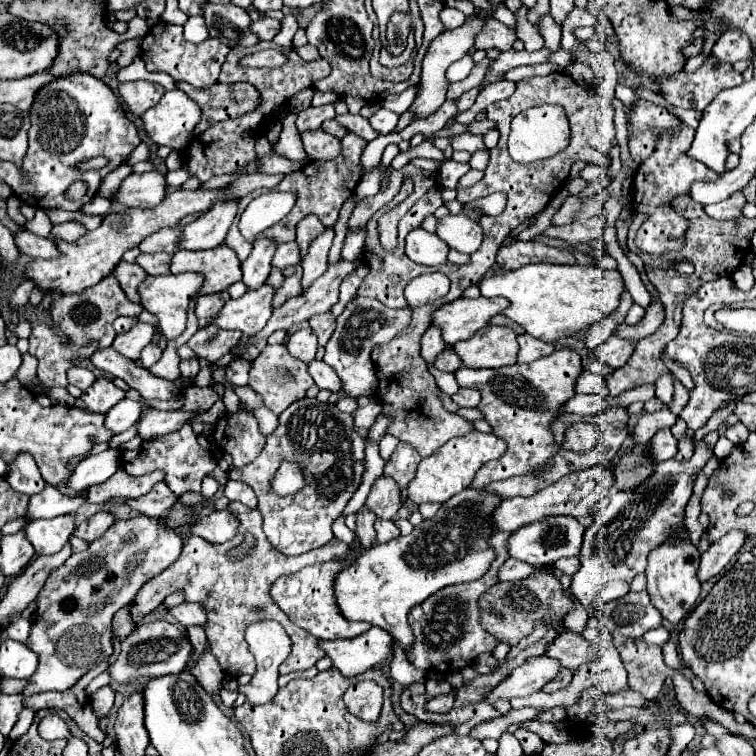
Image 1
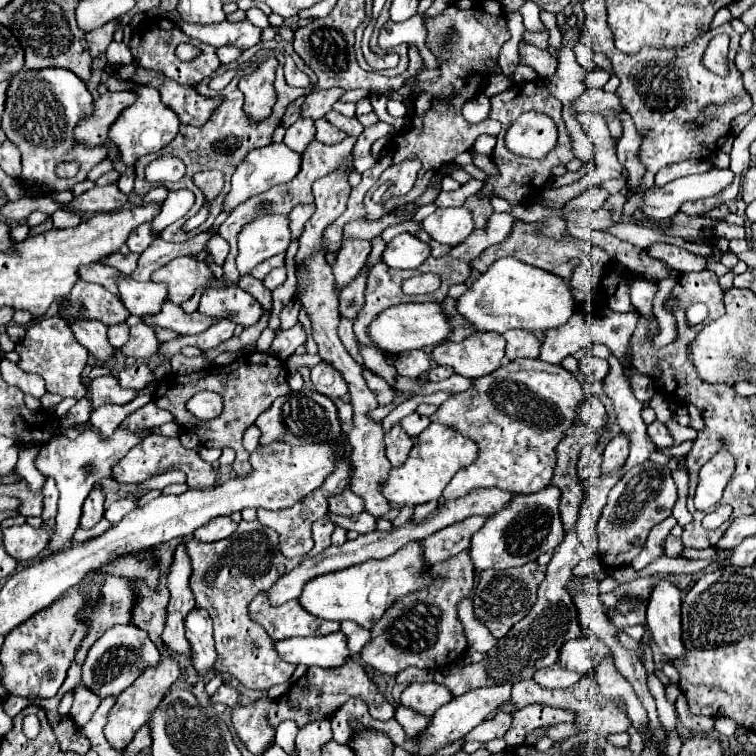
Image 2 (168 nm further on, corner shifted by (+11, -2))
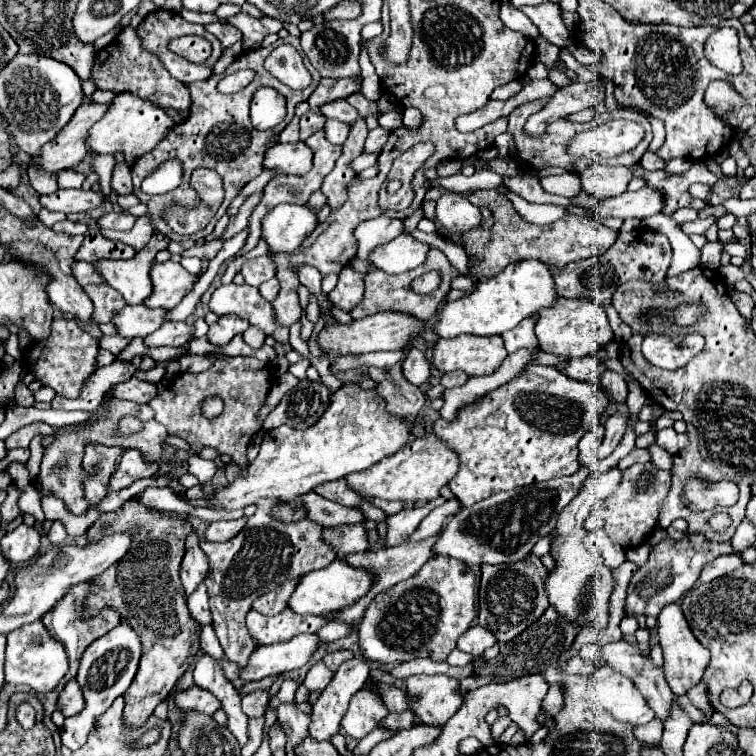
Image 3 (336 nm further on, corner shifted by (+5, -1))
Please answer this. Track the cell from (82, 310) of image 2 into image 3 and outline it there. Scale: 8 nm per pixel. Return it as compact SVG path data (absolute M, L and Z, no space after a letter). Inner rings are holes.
M98 284L98 286L86 286L84 292L88 294L88 298L94 304L94 322L110 322L110 316L114 312L118 312L118 308L124 308L126 302L122 300L122 296L110 288L108 284Z

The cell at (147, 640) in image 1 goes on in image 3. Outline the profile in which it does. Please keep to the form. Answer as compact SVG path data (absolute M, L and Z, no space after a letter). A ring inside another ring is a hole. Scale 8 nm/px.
M122 622L116 628L112 628L108 634L104 634L98 640L94 640L86 648L86 652L82 654L82 660L80 660L78 676L76 676L86 704L84 704L84 710L80 714L76 714L72 718L66 718L64 728L60 729L60 736L64 746L75 750L86 743L96 718L110 708L114 698L118 698L120 694L124 694L128 690L130 682L134 680L134 676L138 672L140 654L142 654L140 638L138 638L138 634L126 622Z

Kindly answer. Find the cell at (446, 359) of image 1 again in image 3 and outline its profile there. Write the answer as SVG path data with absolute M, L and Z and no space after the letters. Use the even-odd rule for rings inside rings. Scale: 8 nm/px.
M448 372L442 376L442 386L456 388L456 386L462 386L466 380L468 380L468 376L464 372Z

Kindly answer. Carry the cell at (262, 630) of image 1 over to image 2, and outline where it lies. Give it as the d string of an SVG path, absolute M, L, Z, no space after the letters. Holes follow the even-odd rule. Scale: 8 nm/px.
M223 683L216 693L210 698L212 705L216 703L223 703L228 707L236 707L240 703L240 691L230 684Z

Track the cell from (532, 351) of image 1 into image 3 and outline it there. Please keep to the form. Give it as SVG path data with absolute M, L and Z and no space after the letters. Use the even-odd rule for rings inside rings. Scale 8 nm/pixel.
M524 318L518 328L504 332L502 340L508 352L516 352L518 348L536 348L538 340L534 336L534 318Z

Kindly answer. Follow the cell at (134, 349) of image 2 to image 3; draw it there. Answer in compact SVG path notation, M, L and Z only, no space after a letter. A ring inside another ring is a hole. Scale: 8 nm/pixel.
M164 322L156 332L144 338L146 346L184 346L192 340L192 324L188 322Z

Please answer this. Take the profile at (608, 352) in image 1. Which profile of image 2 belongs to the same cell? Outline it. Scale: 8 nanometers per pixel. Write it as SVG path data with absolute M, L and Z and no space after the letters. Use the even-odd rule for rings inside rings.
M584 355L584 357L580 357L580 373L582 375L586 375L588 379L592 379L592 381L602 381L606 375L608 375L608 371L610 371L610 365L608 365L608 361L606 359L598 359L598 357L594 357L594 355Z

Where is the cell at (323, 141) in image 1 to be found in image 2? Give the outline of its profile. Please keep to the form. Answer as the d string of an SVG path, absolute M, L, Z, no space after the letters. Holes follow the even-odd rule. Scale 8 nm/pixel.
M298 119L294 125L290 125L286 129L286 137L284 143L294 149L296 153L304 153L308 149L308 145L314 141L316 129L314 129L314 121L308 119Z

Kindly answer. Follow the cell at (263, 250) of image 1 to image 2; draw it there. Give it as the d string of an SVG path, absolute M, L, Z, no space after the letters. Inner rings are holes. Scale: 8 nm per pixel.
M260 215L248 223L238 235L238 257L236 267L240 277L248 275L256 263L284 253L290 245L288 217L280 215Z

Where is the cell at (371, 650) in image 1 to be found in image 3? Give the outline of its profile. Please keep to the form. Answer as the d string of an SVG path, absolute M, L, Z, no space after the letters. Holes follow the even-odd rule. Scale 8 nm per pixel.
M300 634L294 640L270 646L258 646L244 668L240 668L238 676L244 682L262 680L266 676L278 676L284 672L298 670L304 666L312 654L320 648L320 640L314 634Z

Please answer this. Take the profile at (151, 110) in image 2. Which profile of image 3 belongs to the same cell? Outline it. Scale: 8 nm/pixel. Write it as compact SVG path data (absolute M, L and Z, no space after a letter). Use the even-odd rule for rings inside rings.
M118 94L108 104L106 114L90 128L88 138L86 138L86 148L88 148L88 152L94 152L94 154L124 152L126 162L134 164L134 160L146 152L150 152L150 148L154 148L166 136L166 132L170 132L172 126L174 126L174 122L170 122L170 116L162 108L158 108L138 96Z

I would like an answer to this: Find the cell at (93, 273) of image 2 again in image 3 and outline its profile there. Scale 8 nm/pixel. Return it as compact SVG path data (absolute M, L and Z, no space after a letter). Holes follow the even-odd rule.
M74 262L72 264L72 274L74 274L74 278L80 286L100 284L102 282L98 272L94 272L94 264L90 264L90 262Z

